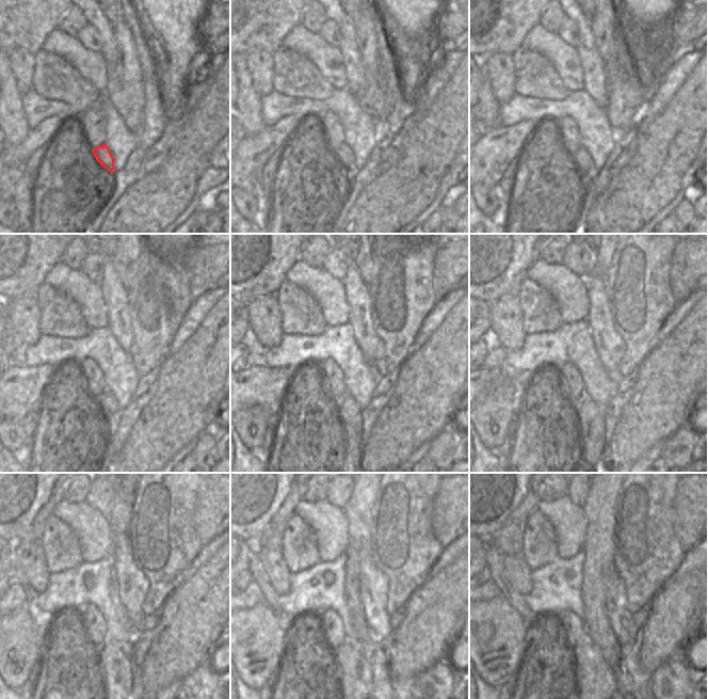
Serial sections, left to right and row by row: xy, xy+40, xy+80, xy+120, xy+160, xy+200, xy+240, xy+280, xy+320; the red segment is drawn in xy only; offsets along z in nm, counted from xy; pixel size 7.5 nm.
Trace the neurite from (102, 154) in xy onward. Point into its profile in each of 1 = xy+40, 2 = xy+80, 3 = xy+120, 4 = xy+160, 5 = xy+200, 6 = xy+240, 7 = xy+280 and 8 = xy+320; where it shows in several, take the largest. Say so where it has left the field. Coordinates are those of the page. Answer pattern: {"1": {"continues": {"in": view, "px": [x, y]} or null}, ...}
{"1": {"continues": {"in": "xy+40", "px": [344, 158]}}, "2": {"continues": {"in": "xy+80", "px": [581, 158]}}, "3": {"continues": {"in": "xy+120", "px": [110, 410]}}, "4": {"continues": {"in": "xy+160", "px": [350, 414]}}, "5": {"continues": {"in": "xy+200", "px": [592, 426]}}, "6": {"continues": {"in": "xy+240", "px": [114, 660]}}, "7": {"continues": {"in": "xy+280", "px": [354, 669]}}, "8": {"continues": {"in": "xy+320", "px": [595, 683]}}}

